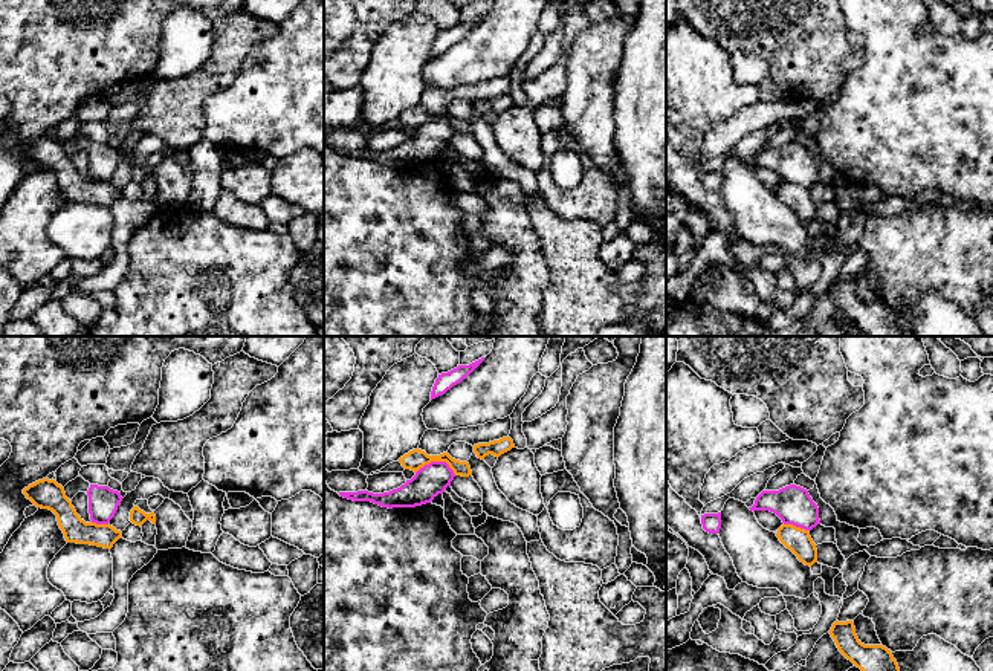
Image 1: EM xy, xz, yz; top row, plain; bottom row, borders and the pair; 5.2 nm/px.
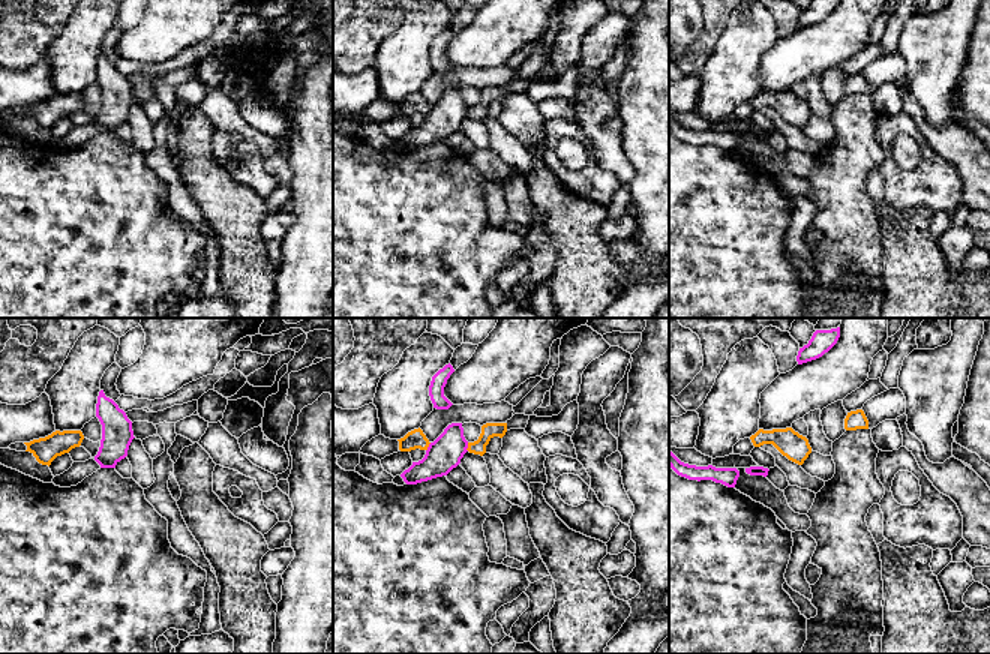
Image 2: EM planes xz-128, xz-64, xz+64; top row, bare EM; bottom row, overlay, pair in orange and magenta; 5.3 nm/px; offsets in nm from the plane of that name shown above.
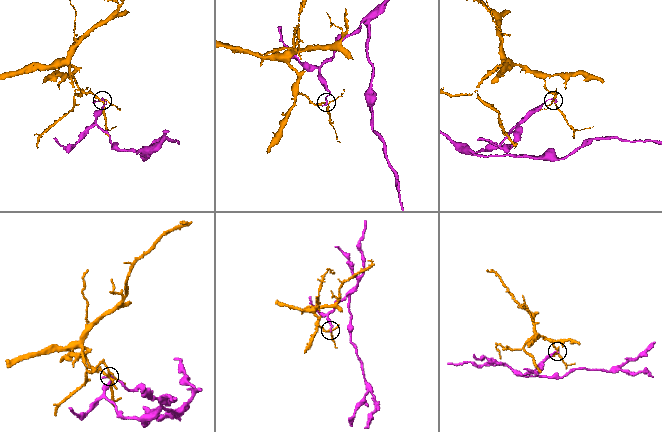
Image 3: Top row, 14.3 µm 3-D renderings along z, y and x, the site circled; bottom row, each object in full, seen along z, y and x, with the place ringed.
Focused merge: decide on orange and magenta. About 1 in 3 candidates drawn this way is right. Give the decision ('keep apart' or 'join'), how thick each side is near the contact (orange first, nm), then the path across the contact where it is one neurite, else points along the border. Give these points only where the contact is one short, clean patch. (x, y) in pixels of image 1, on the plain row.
keep apart; calibres 110 and 170 nm; border xz (416, 130), (431, 119), (445, 119), (456, 132)

